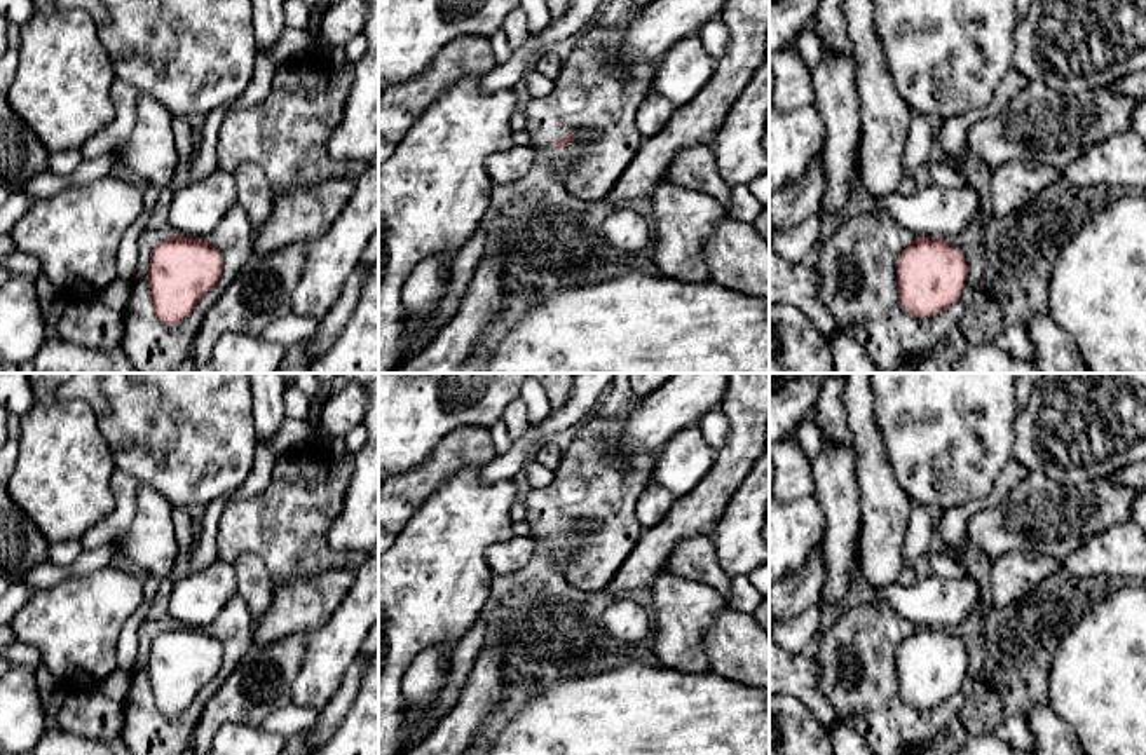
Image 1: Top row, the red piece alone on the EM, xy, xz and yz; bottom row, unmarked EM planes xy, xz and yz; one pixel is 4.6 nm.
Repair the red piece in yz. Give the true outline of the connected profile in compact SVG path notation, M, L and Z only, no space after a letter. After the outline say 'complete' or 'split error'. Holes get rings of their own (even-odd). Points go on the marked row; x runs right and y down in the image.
M917 237L898 256L898 296L902 307L921 319L938 316L965 289L965 255L944 237Z | complete

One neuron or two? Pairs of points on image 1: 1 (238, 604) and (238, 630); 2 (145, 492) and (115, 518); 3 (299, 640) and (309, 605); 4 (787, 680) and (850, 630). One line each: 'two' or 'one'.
1: one
2: two
3: two
4: two

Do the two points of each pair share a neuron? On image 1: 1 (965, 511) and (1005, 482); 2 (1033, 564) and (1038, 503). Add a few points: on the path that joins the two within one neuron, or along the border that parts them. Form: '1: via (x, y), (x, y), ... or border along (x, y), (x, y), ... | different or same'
1: via (975, 506), (986, 503), (996, 492) | same
2: border along (995, 557), (1005, 551), (1040, 551), (1061, 562) | different

